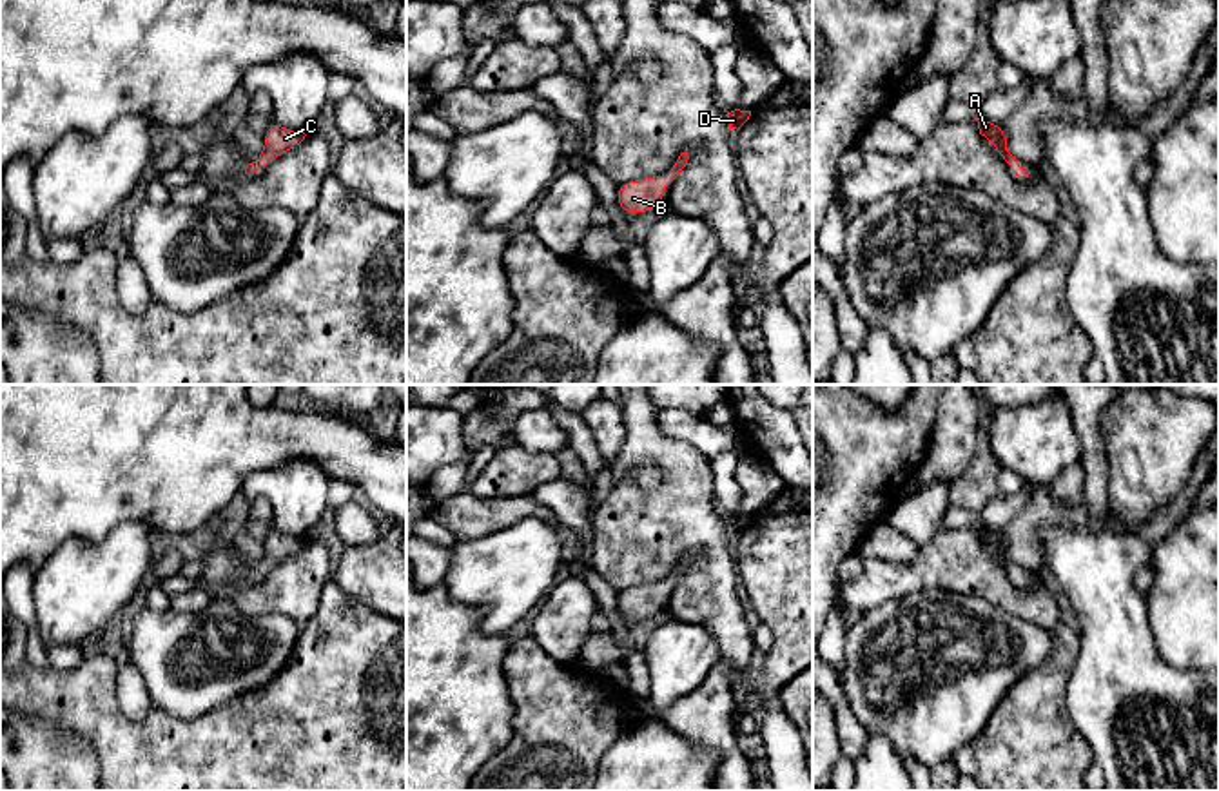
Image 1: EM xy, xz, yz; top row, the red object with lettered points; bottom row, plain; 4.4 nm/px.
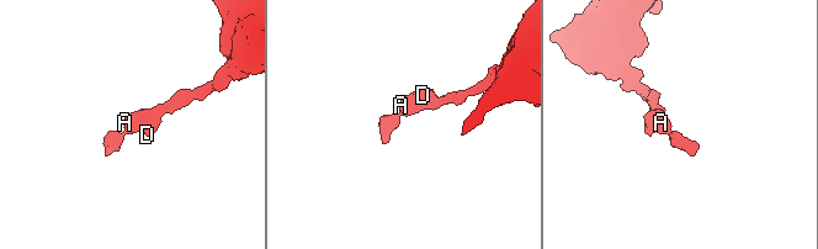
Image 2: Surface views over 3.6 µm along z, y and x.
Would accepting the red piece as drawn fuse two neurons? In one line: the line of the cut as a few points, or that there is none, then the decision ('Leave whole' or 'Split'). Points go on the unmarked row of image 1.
No split. Leave whole

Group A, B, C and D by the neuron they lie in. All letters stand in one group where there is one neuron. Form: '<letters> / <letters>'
A B C D

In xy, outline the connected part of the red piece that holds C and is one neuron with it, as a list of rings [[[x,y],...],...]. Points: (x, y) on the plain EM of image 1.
[[[270,526],[270,530],[265,537],[263,559],[252,570],[243,570],[239,573],[239,584],[241,586],[254,584],[261,573],[270,571],[278,562],[281,562],[283,559],[299,552],[308,539],[312,539],[312,535],[308,535],[305,539],[288,537],[288,535],[281,533],[279,530]]]

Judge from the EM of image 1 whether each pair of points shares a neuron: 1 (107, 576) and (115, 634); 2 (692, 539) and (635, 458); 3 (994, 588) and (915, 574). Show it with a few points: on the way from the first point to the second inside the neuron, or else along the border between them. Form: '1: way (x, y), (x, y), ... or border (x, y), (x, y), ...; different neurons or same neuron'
1: border (107, 623), (87, 641), (77, 644); different neurons
2: way (682, 514), (682, 481), (661, 459); same neuron
3: way (975, 574), (935, 574); same neuron

